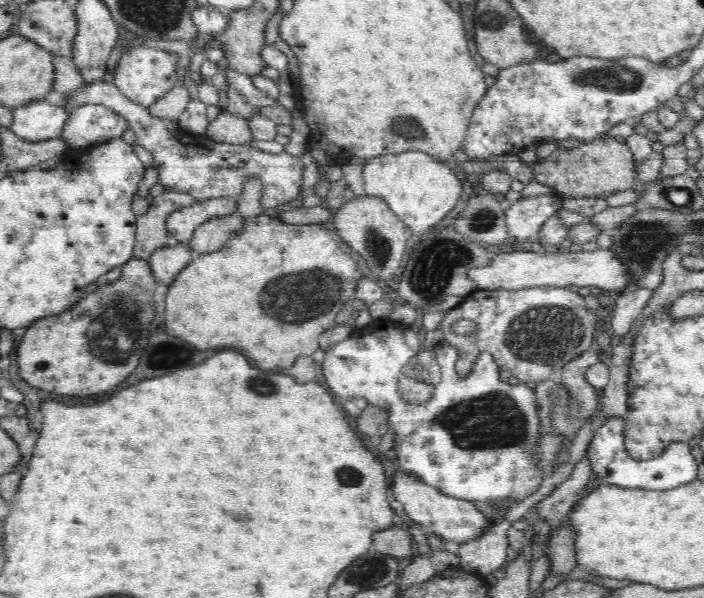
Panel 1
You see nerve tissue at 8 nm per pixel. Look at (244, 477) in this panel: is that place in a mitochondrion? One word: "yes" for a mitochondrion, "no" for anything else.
no

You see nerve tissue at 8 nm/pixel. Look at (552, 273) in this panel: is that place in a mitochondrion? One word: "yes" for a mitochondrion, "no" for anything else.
no

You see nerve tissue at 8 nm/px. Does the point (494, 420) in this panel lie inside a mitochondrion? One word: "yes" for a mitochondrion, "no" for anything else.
yes

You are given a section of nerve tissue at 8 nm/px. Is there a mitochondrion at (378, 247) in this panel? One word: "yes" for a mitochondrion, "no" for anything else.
yes

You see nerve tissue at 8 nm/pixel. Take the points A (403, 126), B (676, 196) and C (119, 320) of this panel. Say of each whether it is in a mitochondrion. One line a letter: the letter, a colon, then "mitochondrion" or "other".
A: mitochondrion
B: mitochondrion
C: mitochondrion

